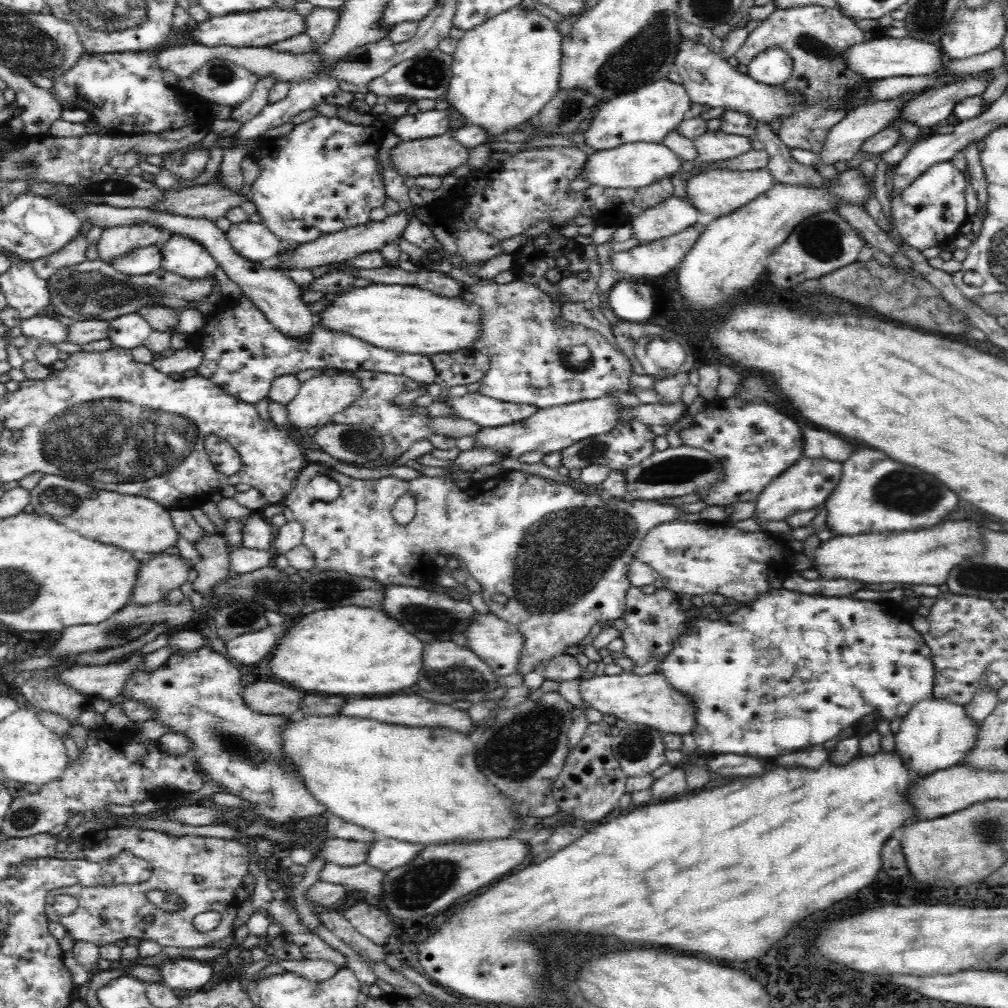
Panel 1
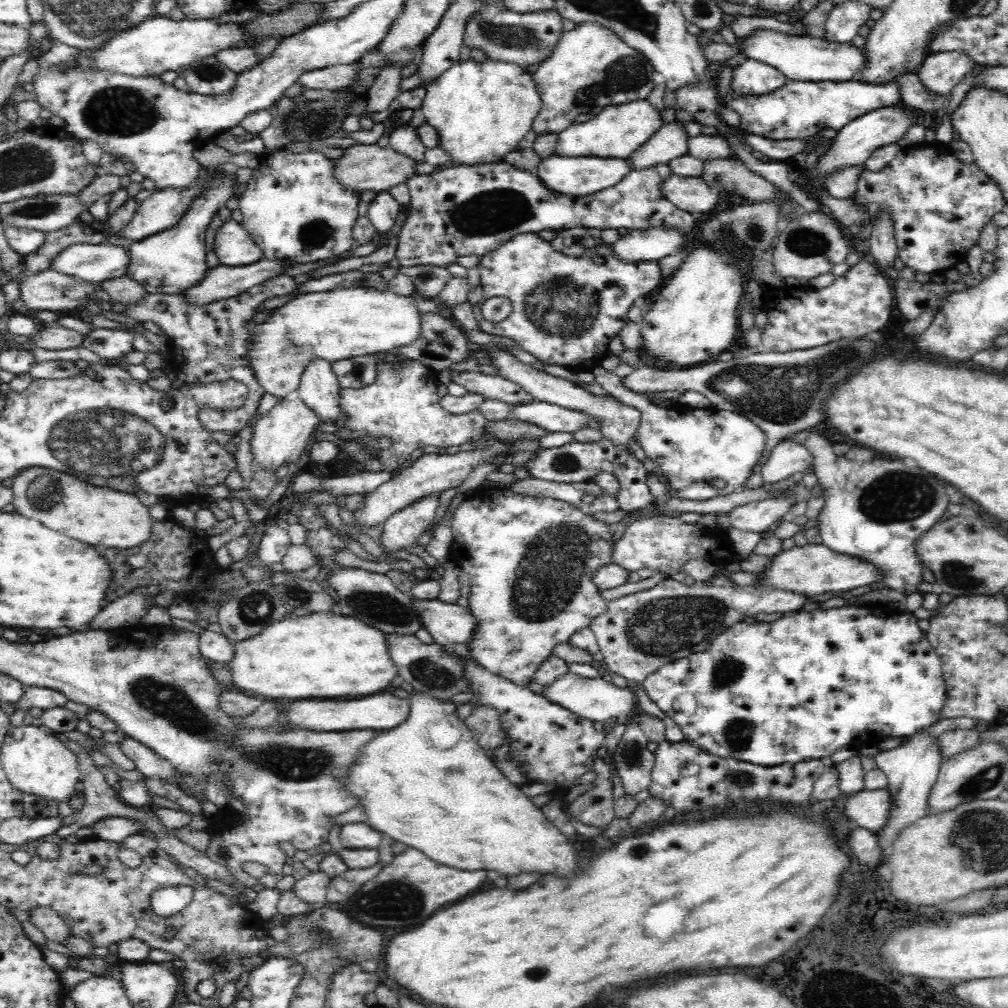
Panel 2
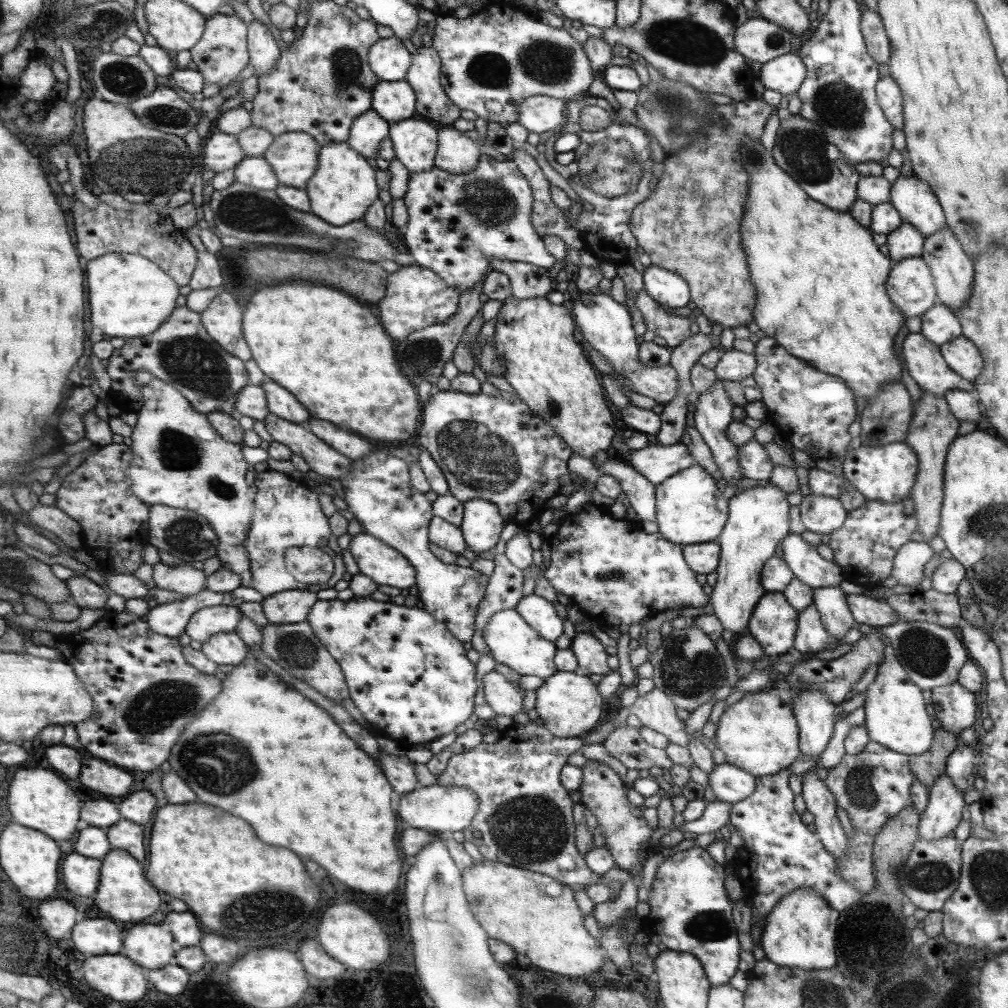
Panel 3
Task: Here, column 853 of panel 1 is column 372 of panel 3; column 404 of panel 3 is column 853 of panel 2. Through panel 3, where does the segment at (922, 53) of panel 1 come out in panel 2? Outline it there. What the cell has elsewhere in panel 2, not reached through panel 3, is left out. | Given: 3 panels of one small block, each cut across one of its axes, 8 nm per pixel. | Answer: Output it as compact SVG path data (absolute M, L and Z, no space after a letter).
M769 28L752 30L744 40L736 36L736 48L745 59L754 59L769 64L778 69L789 82L791 81L834 81L846 82L852 80L858 68L865 64L865 52L852 47L850 42L840 44L834 41L824 41L822 38L812 38L806 35L784 34Z

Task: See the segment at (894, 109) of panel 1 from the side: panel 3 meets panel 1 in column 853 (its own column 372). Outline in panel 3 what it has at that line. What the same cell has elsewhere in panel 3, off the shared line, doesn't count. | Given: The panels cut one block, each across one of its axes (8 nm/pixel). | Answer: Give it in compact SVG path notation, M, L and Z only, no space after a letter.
M372 108L359 114L349 125L349 148L359 152L366 159L374 159L377 156L379 142L387 138L389 130L388 122L385 122Z

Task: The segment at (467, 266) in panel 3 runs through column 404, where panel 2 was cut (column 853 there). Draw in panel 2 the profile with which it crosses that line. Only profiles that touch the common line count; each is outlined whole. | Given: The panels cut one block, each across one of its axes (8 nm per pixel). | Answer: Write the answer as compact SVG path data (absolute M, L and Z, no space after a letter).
M927 142L918 146L902 148L888 164L884 164L878 172L862 168L856 180L856 194L850 199L860 210L867 209L870 222L865 226L844 228L845 237L852 248L854 242L867 242L872 238L876 214L889 214L893 223L894 237L897 245L898 259L914 273L927 275L946 275L955 266L962 266L970 249L980 246L980 234L988 228L992 217L1002 212L1006 207L1004 195L999 190L998 183L985 172L979 170L975 161L964 162L958 160L948 143Z

